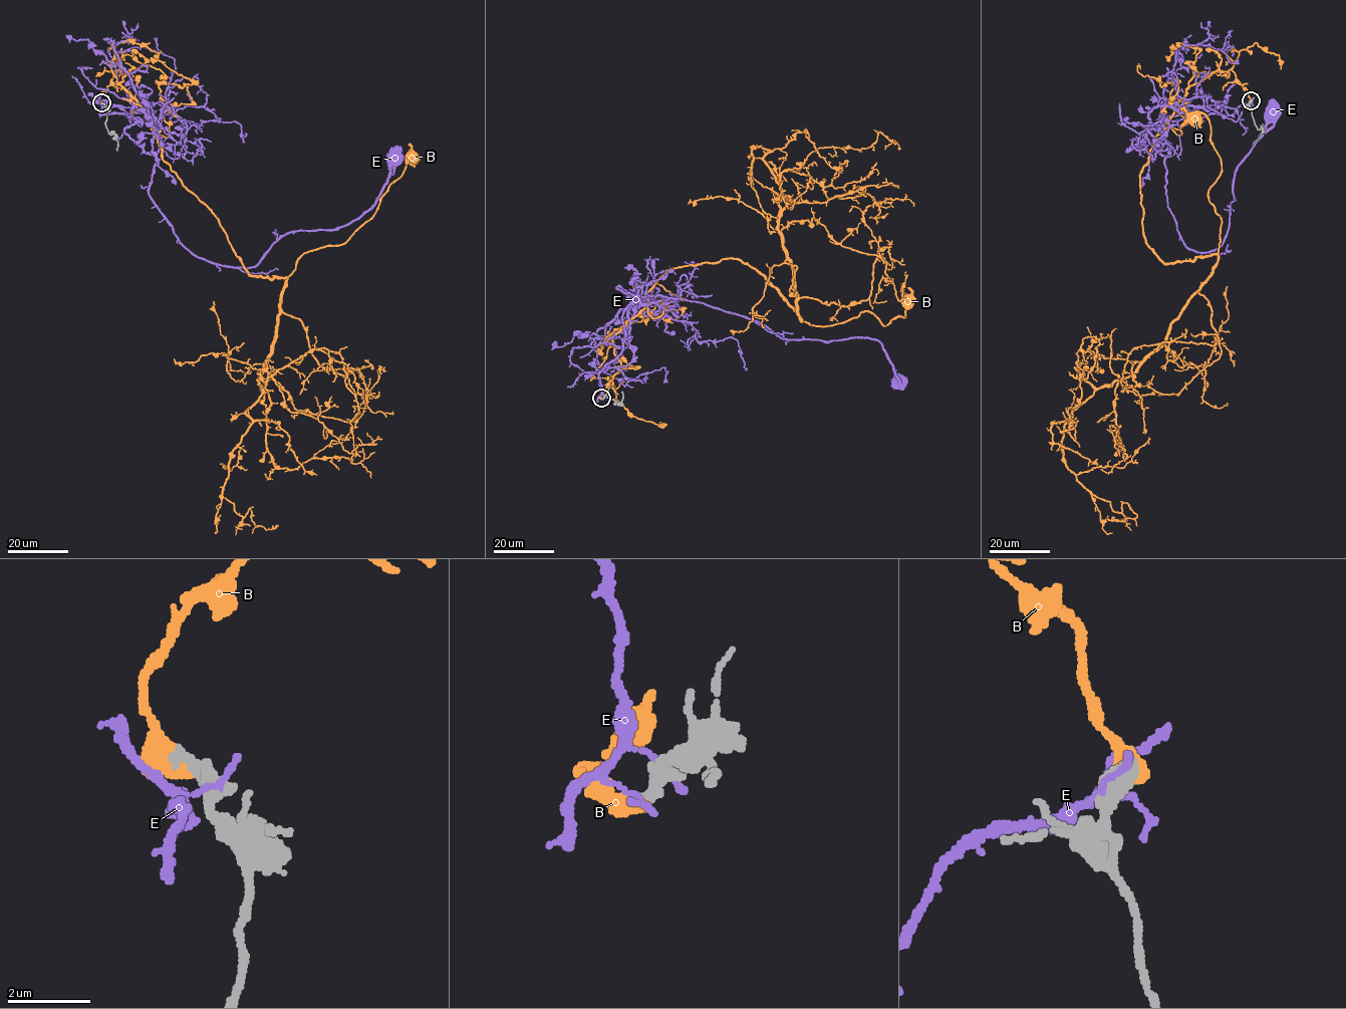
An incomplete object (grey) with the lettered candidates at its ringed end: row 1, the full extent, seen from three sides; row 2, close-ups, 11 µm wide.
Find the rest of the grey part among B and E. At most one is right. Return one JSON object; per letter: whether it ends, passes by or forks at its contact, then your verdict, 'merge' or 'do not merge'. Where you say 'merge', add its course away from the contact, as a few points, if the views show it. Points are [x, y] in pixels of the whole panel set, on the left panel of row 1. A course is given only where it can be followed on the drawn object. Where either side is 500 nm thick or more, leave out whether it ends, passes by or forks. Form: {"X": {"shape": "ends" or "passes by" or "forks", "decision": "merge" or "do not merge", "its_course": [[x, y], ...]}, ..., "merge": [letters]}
{"B": {"decision": "merge", "its_course": [[102, 103], [128, 72], [119, 84], [154, 122], [161, 158], [250, 274], [272, 278], [346, 241], [413, 157]]}, "E": {"shape": "ends", "decision": "do not merge"}, "merge": ["B"]}

